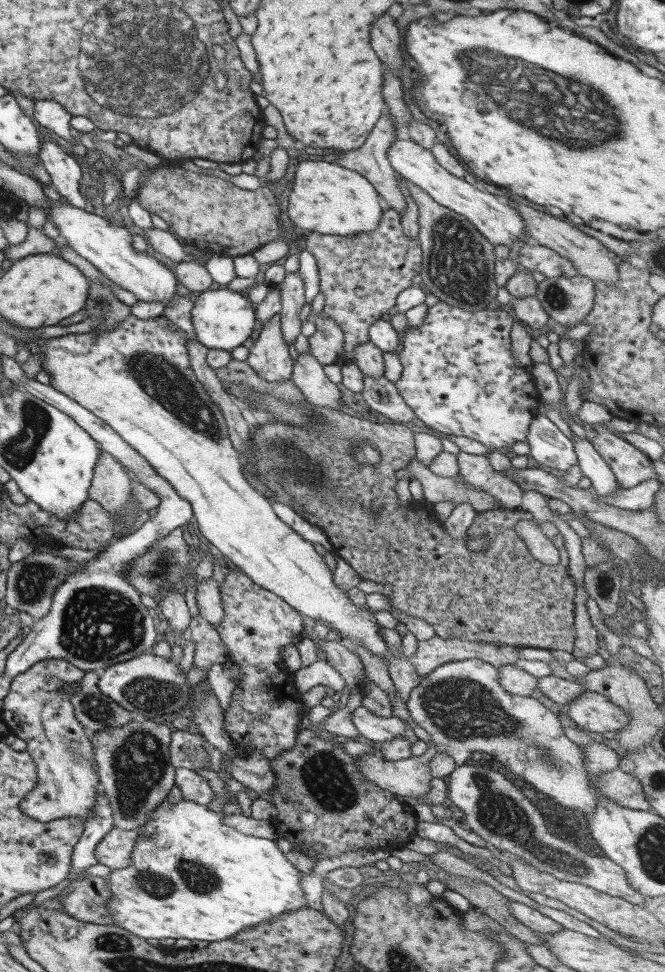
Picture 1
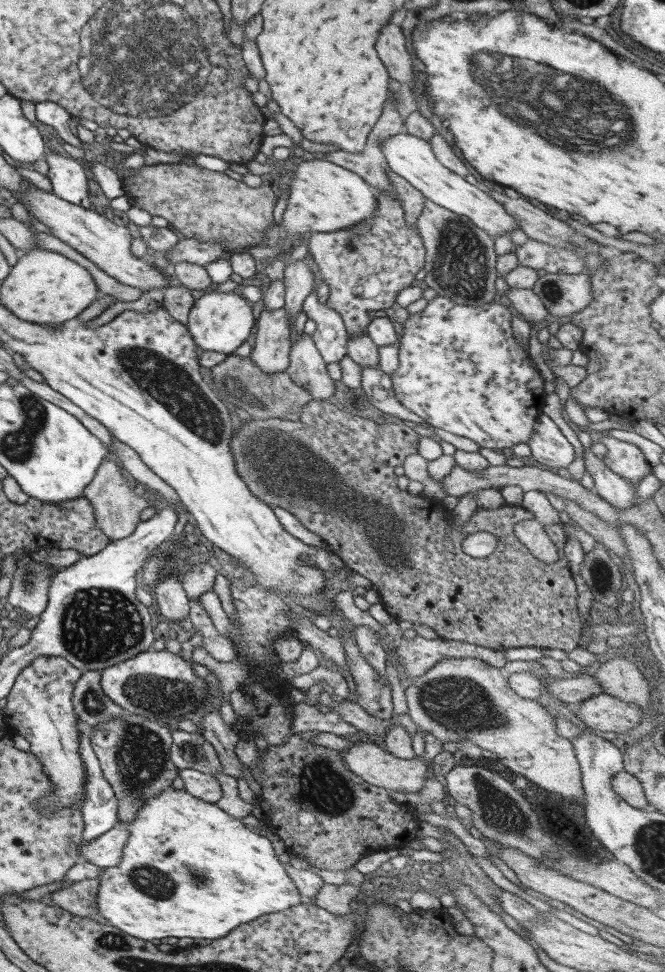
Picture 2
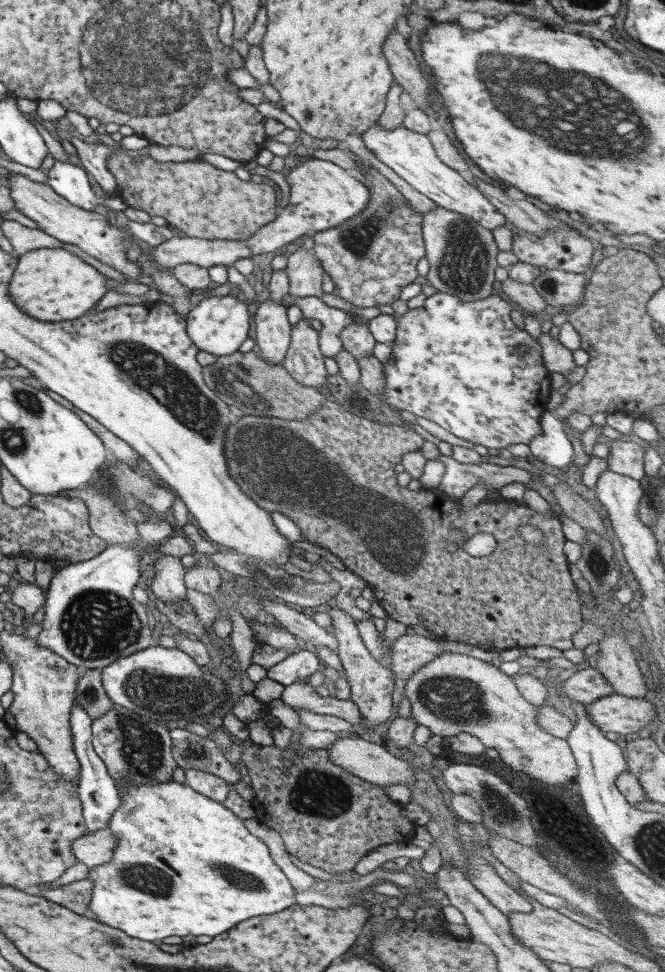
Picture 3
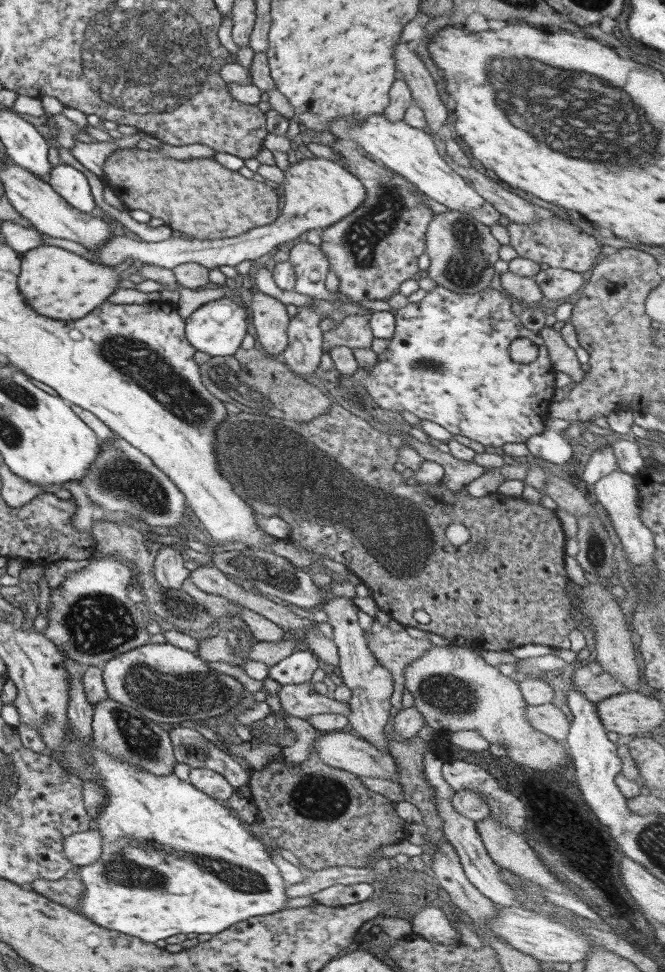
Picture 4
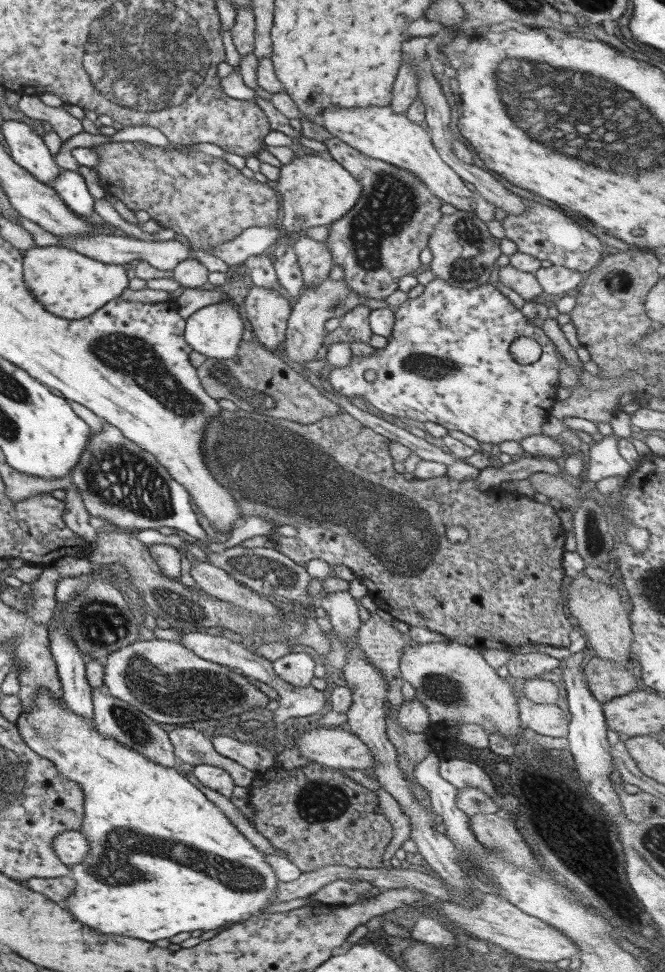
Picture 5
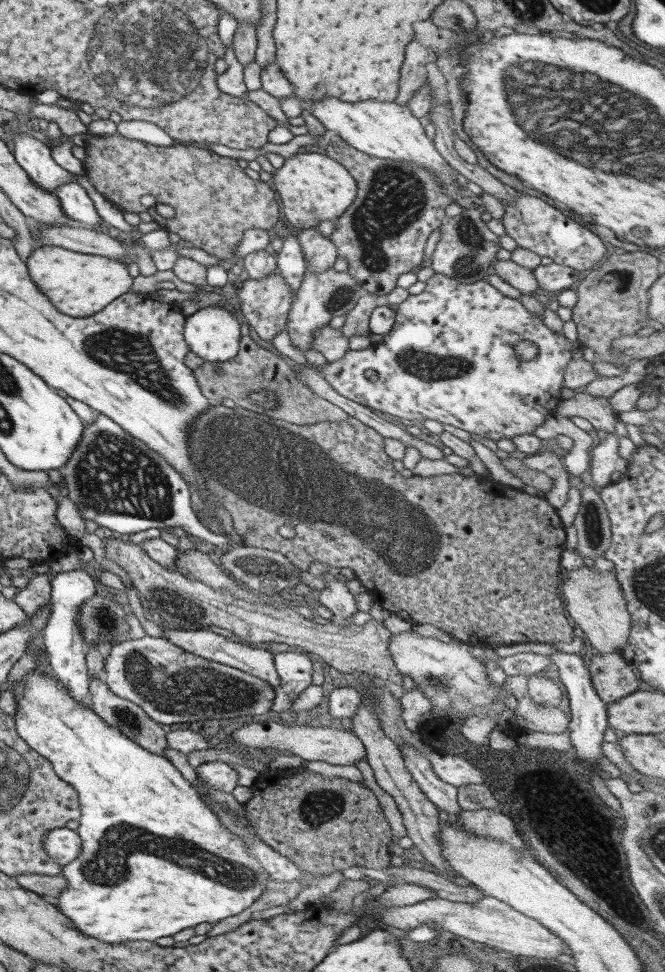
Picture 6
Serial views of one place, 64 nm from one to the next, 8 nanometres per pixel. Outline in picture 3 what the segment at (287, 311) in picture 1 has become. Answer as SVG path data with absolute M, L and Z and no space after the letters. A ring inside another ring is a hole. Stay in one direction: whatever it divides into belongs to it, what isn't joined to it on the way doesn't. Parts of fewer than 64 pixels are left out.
M306 248L298 249L294 254L288 257L288 265L286 267L291 287L287 296L290 298L304 298L307 296L317 296L328 306L358 314L368 322L371 318L376 318L381 311L378 307L368 307L357 309L351 302L342 300L338 295L331 293L327 295L322 290L322 276L325 272L320 260L314 256L314 252L306 250Z

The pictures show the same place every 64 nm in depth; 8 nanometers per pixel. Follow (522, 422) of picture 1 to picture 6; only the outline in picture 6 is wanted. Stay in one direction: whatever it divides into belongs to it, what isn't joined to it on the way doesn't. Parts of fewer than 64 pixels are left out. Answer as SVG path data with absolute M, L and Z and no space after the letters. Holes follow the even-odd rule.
M434 273L426 282L425 289L420 294L408 295L407 299L398 305L396 320L392 330L383 334L383 340L380 343L371 344L367 349L347 350L343 358L339 361L328 362L320 366L323 377L332 385L332 388L342 396L363 404L369 408L374 408L408 420L419 420L423 422L427 418L437 420L442 424L447 423L456 428L462 428L474 435L482 435L494 441L500 438L513 439L520 434L530 434L538 426L542 426L548 416L555 413L555 409L560 404L562 398L560 392L564 386L564 375L567 364L571 361L573 346L572 341L566 338L563 333L557 333L550 330L544 323L543 319L536 314L528 311L522 302L500 293L494 286L488 283L486 279L480 279L478 282L464 282L446 276L445 274ZM523 340L533 342L538 349L536 356L532 360L520 360L516 356L516 345Z

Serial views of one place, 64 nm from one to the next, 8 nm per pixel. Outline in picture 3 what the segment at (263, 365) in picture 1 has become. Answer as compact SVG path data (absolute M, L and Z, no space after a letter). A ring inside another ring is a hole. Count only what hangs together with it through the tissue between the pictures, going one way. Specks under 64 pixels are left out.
M270 298L260 303L256 310L255 350L269 365L284 364L292 332L286 311L287 306Z

